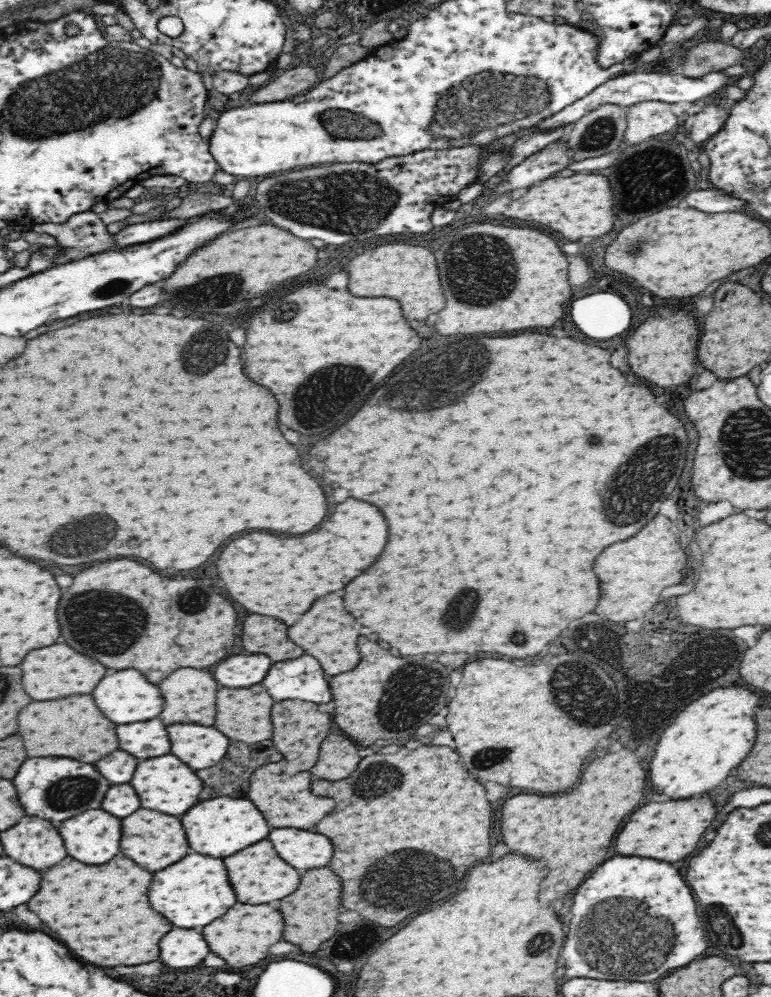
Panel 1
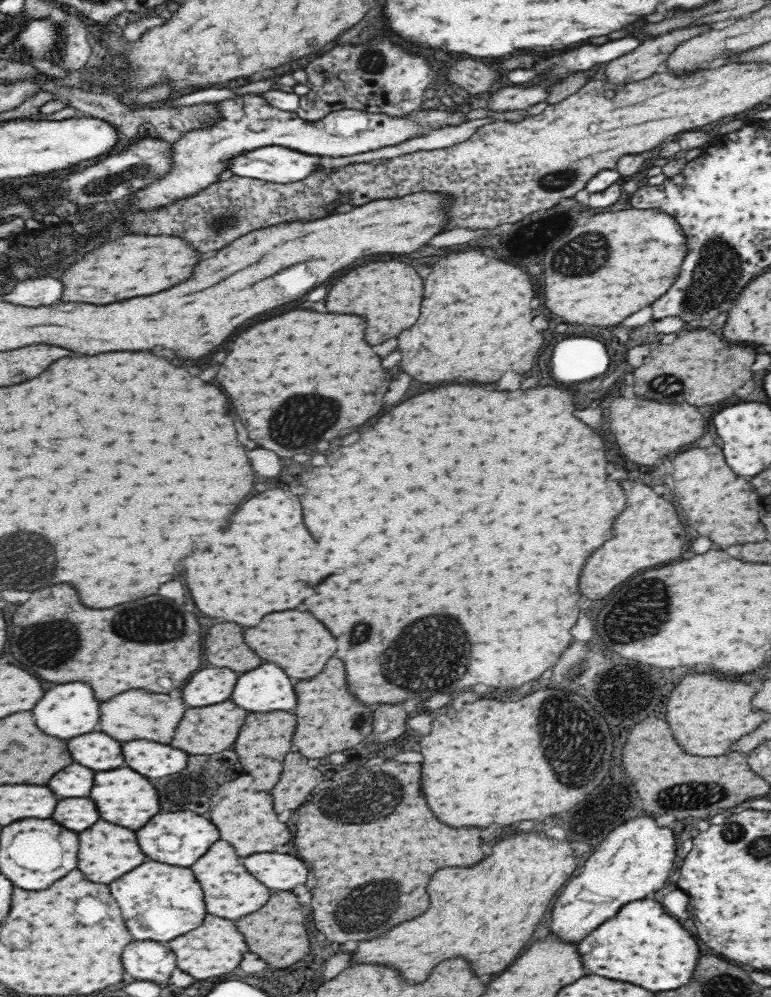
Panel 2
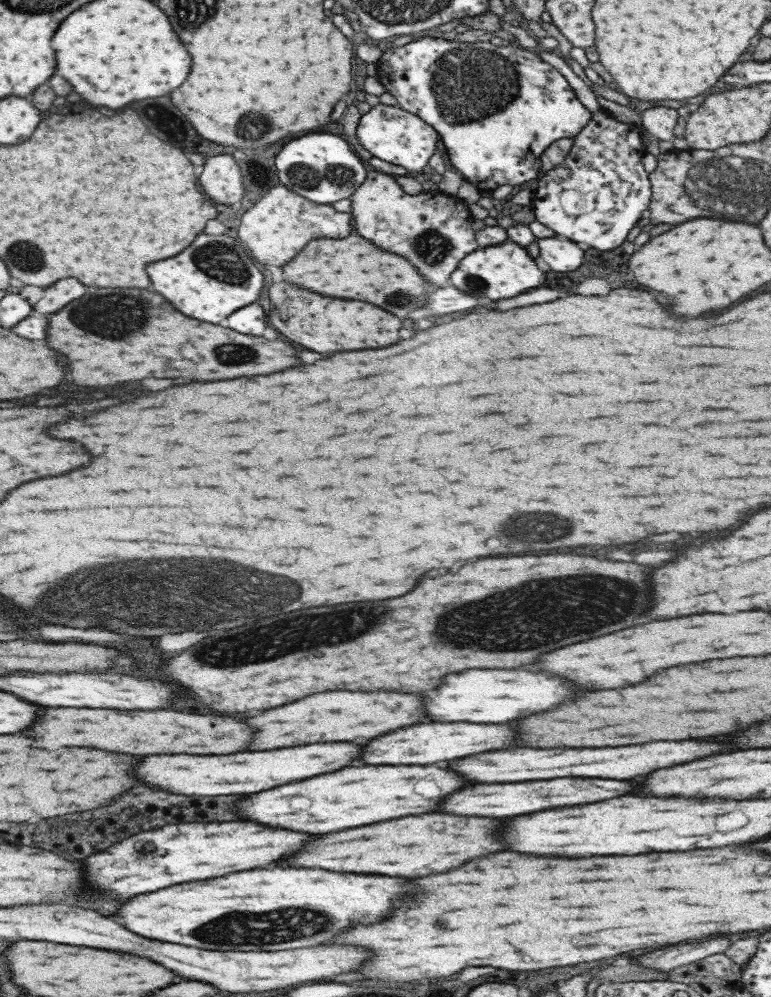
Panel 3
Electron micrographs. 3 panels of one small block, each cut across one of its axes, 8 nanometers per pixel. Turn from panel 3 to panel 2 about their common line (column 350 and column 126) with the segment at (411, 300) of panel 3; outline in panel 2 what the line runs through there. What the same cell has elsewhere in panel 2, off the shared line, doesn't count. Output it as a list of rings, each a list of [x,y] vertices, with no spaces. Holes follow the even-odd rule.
[[[122,236],[110,244],[104,244],[98,250],[92,250],[90,254],[84,254],[74,268],[66,270],[62,278],[64,282],[62,300],[110,304],[134,296],[150,296],[188,280],[198,262],[200,262],[198,252],[182,238]],[[138,268],[148,268],[148,270],[138,270]]]

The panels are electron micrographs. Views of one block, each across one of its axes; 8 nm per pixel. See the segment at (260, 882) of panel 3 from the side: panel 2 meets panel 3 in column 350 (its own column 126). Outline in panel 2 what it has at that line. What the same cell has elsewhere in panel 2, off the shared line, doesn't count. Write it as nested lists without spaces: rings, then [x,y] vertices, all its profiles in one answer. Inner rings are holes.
[[[144,862],[140,868],[134,868],[120,880],[112,882],[110,890],[122,908],[122,916],[134,940],[168,942],[178,934],[186,934],[198,928],[206,916],[204,892],[190,868]]]

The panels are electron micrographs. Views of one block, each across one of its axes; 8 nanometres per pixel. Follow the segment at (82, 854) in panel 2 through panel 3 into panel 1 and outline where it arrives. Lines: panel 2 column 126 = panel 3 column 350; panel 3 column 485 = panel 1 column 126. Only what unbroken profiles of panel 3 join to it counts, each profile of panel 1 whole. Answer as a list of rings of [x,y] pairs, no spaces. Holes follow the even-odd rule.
[[[148,808],[136,810],[132,816],[122,820],[122,852],[128,854],[136,864],[146,870],[164,870],[166,866],[182,860],[190,854],[190,844],[184,832],[184,826],[178,816],[168,816],[164,812],[152,812]]]

